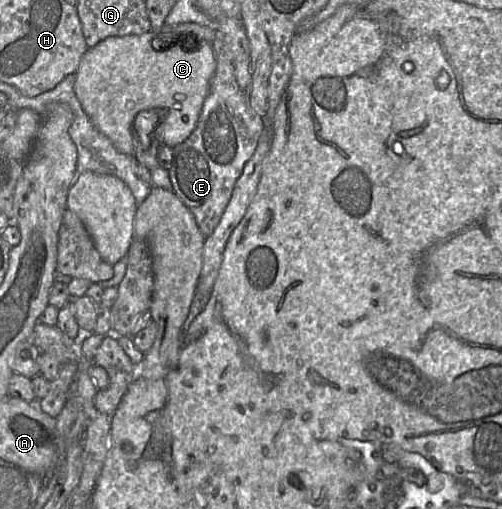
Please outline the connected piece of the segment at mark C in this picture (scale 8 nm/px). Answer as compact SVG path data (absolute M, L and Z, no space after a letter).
M148 31L141 35L112 36L88 47L75 72L74 93L93 125L105 135L115 148L126 155L134 156L133 123L138 113L150 109L159 111L160 119L153 128L159 144L171 148L184 142L196 127L203 102L208 94L217 59L212 46L194 34L170 37L166 43L155 45L155 34Z

